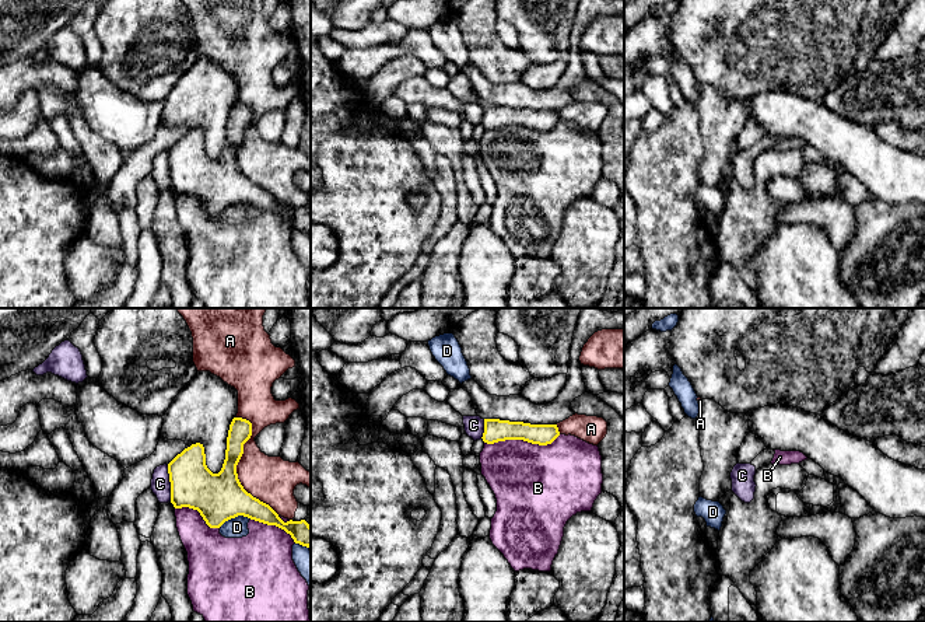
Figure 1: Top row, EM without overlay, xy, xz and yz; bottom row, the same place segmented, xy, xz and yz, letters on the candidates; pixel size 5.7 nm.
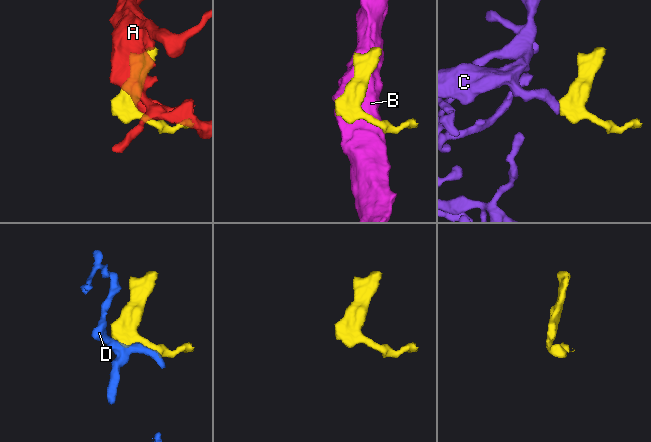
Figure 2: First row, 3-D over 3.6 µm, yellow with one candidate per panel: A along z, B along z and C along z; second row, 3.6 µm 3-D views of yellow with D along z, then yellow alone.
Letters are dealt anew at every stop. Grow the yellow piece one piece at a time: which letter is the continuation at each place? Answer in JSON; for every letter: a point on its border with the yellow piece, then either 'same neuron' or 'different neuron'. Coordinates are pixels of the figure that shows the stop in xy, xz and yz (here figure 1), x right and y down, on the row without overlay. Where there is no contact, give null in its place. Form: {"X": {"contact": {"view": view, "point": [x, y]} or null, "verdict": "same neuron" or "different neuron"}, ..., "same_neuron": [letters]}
{"A": {"contact": {"view": "xy", "point": [237, 150]}, "verdict": "different neuron"}, "B": {"contact": {"view": "xz", "point": [522, 125]}, "verdict": "different neuron"}, "C": {"contact": {"view": "xy", "point": [171, 170]}, "verdict": "different neuron"}, "D": {"contact": {"view": "xy", "point": [235, 202]}, "verdict": "different neuron"}, "same_neuron": []}

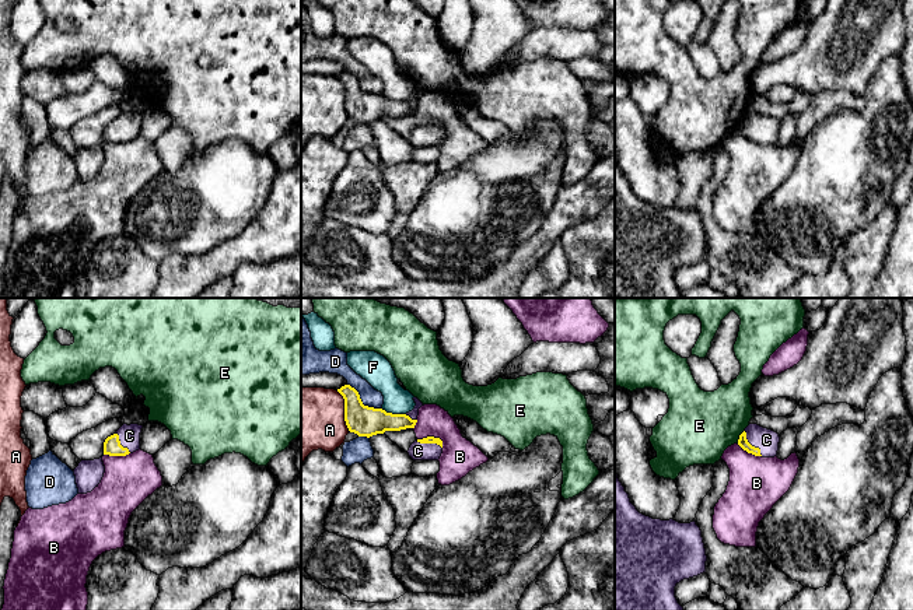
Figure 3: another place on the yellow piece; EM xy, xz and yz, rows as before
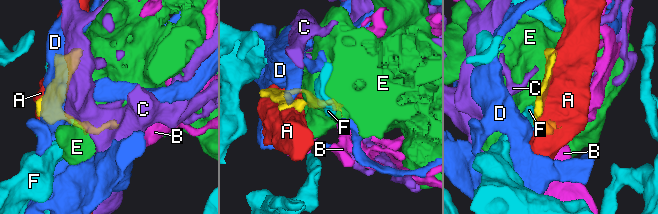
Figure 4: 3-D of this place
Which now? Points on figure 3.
{"A": {"contact": {"view": "xz", "point": [345, 97]}, "verdict": "different neuron"}, "B": {"contact": {"view": "xz", "point": [433, 123]}, "verdict": "different neuron"}, "C": {"contact": {"view": "yz", "point": [751, 132]}, "verdict": "same neuron"}, "D": {"contact": {"view": "xz", "point": [361, 88]}, "verdict": "different neuron"}, "E": {"contact": {"view": "yz", "point": [740, 123]}, "verdict": "different neuron"}, "F": {"contact": {"view": "xz", "point": [394, 101]}, "verdict": "different neuron"}, "same_neuron": ["C"]}

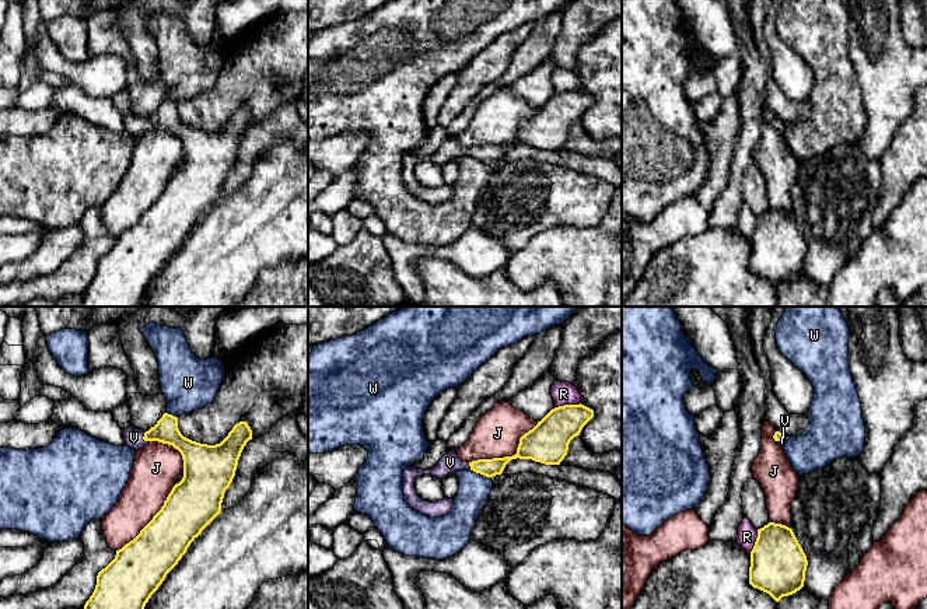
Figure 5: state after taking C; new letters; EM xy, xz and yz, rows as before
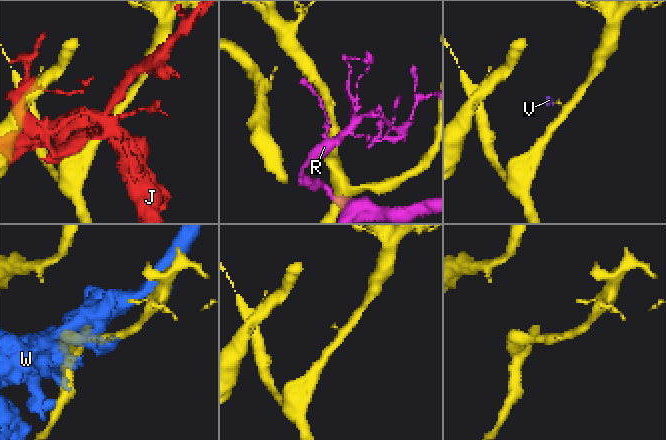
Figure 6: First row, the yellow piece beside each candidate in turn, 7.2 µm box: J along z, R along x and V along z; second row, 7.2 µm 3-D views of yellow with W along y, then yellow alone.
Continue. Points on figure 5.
{"J": {"contact": {"view": "xz", "point": [509, 143]}, "verdict": "different neuron"}, "R": {"contact": {"view": "xz", "point": [567, 91]}, "verdict": "different neuron"}, "V": {"contact": {"view": "xy", "point": [143, 125]}, "verdict": "same neuron"}, "W": {"contact": {"view": "xz", "point": [481, 160]}, "verdict": "different neuron"}, "same_neuron": ["V"]}

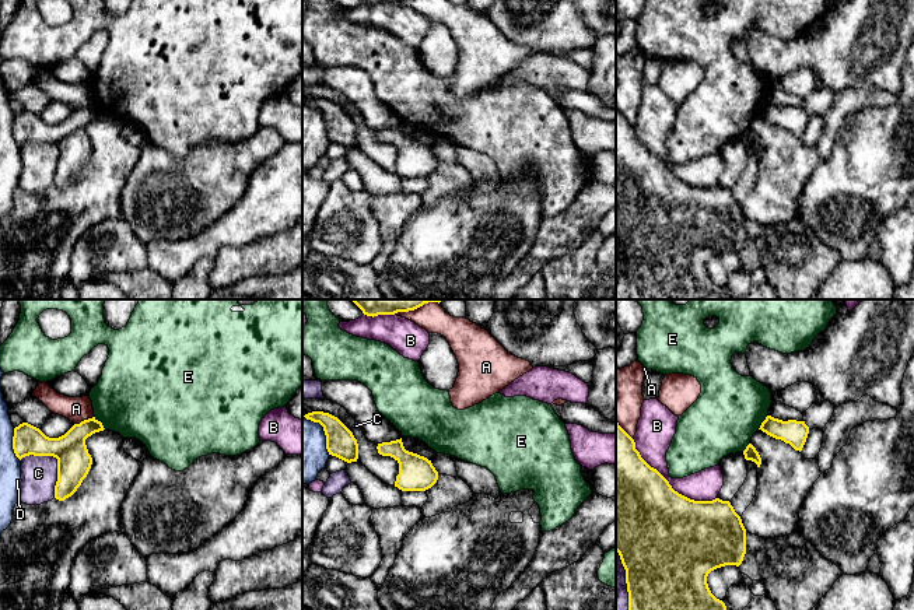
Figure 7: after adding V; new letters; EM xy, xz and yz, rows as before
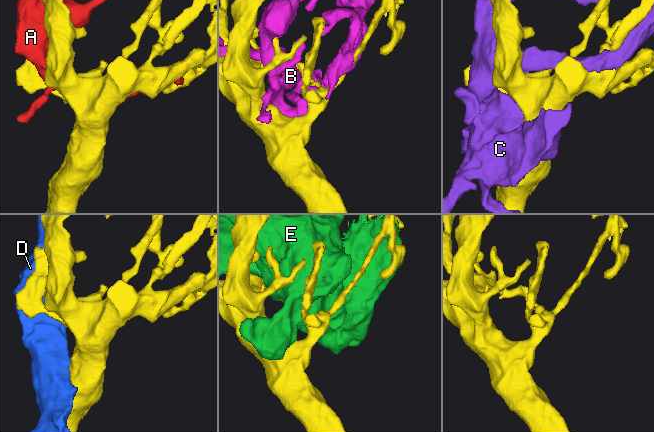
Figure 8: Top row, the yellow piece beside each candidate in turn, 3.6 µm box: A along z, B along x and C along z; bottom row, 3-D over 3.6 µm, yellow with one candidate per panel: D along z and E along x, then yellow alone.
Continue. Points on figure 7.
{"A": {"contact": {"view": "xy", "point": [84, 107]}, "verdict": "different neuron"}, "B": {"contact": {"view": "yz", "point": [669, 171]}, "verdict": "different neuron"}, "C": {"contact": {"view": "xy", "point": [58, 149]}, "verdict": "different neuron"}, "D": {"contact": {"view": "xy", "point": [13, 132]}, "verdict": "different neuron"}, "E": {"contact": {"view": "xy", "point": [101, 109]}, "verdict": "different neuron"}, "same_neuron": []}

